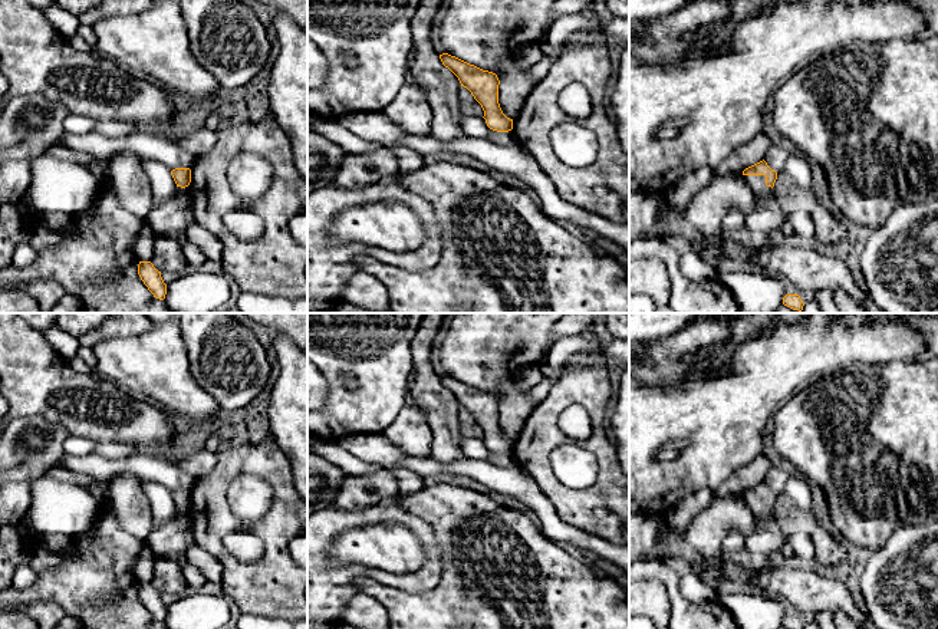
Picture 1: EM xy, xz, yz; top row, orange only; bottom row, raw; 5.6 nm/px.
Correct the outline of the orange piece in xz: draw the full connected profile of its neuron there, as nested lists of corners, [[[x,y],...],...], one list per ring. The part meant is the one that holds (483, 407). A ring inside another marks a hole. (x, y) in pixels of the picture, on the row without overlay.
[[[448,375],[440,376],[445,389],[448,389],[467,409],[484,432],[484,441],[490,451],[509,454],[513,451],[513,441],[507,439],[498,425],[500,402],[496,395],[483,392]]]

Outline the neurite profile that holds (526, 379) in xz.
[[[533,365],[517,373],[516,383],[520,391],[527,392],[533,389],[540,382],[542,378],[543,375],[540,366]]]

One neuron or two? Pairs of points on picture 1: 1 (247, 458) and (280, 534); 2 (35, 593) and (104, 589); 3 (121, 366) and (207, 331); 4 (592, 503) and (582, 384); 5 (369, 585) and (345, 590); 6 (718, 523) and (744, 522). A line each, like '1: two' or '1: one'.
1: one
2: one
3: two
4: one
5: two
6: one

